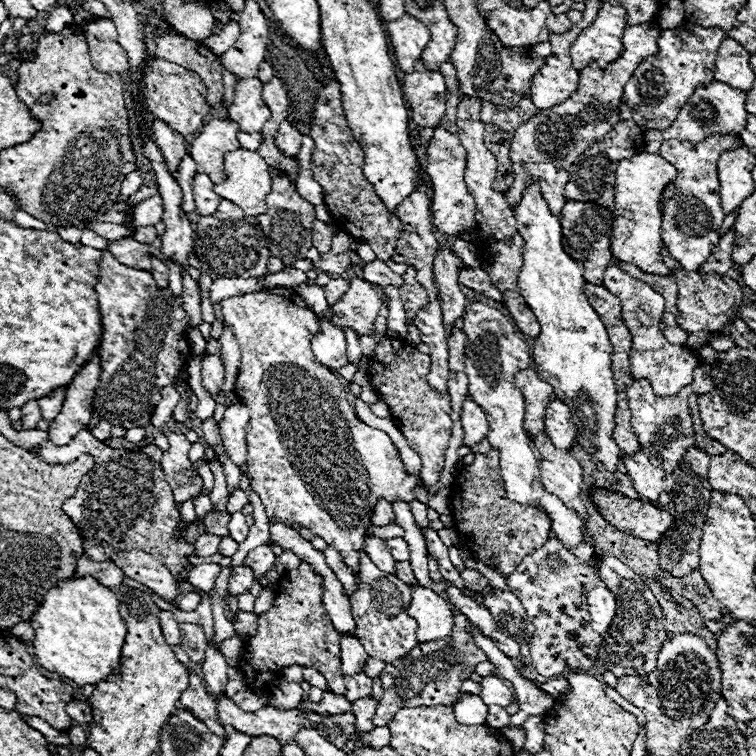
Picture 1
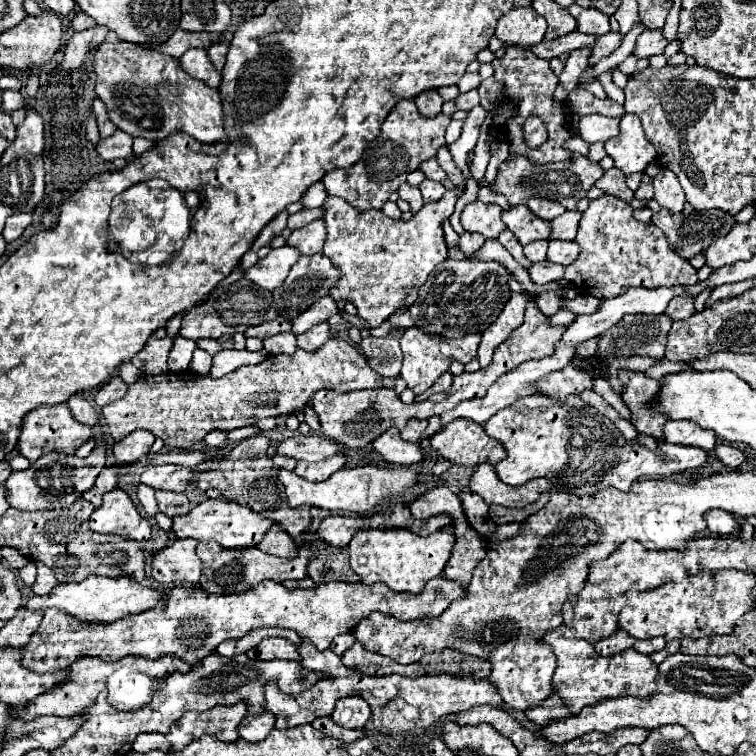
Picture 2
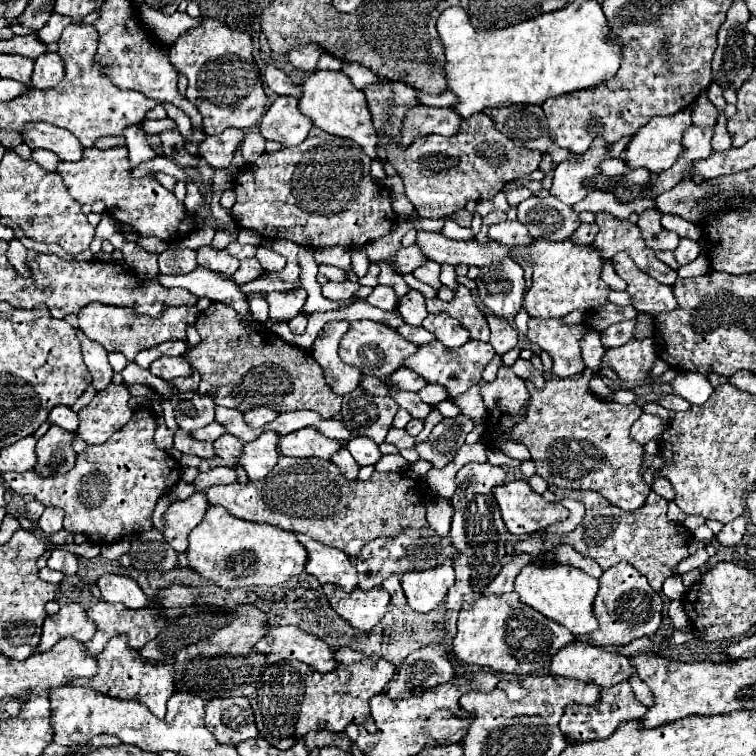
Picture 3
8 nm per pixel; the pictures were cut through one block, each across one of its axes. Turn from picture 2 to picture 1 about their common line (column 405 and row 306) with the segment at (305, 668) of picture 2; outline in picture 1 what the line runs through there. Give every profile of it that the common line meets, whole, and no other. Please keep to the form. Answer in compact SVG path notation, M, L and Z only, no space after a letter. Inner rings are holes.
M672 268L678 284L678 326L690 334L694 332L720 332L726 322L730 322L742 304L742 290L736 280L730 286L718 274L696 274L684 268Z

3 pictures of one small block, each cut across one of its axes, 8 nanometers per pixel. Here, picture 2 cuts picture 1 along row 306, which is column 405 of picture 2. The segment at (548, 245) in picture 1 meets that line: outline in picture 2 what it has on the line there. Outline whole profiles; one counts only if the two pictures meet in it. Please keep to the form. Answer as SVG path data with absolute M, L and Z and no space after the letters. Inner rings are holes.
M362 530L354 534L348 550L350 550L350 566L360 576L362 584L384 582L394 592L412 592L418 594L424 590L430 578L442 574L446 562L450 560L454 546L452 530L438 530L426 538L414 536L414 532L406 530Z

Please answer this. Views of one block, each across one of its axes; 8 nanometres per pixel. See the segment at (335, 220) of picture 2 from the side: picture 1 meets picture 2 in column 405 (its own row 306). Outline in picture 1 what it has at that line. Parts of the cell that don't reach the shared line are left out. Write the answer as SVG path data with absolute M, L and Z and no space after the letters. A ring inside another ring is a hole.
M268 288L254 294L224 298L220 306L224 322L232 328L242 352L234 392L238 400L250 408L246 446L252 488L262 498L268 518L308 528L314 536L324 538L328 546L338 550L344 564L358 574L358 560L364 548L366 528L372 524L370 514L374 506L382 498L389 502L412 502L416 498L412 494L412 488L416 488L414 476L406 474L400 454L388 434L364 424L356 416L340 380L312 354L310 342L320 334L320 324L304 298L292 288Z

